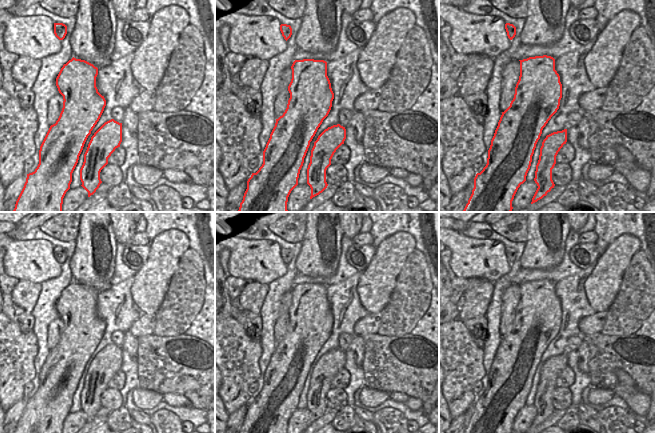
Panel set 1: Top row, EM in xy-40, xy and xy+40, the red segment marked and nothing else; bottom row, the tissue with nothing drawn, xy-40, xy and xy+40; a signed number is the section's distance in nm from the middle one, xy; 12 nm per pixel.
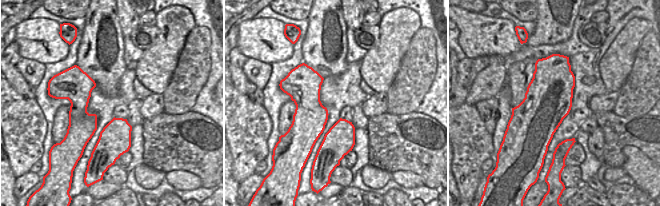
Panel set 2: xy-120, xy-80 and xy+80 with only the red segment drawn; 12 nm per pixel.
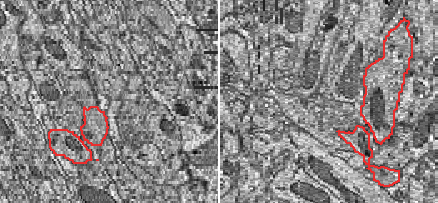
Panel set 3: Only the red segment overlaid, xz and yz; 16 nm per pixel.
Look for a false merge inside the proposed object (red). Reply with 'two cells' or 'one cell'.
one cell

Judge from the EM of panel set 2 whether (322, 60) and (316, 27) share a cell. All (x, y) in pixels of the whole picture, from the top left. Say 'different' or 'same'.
same

